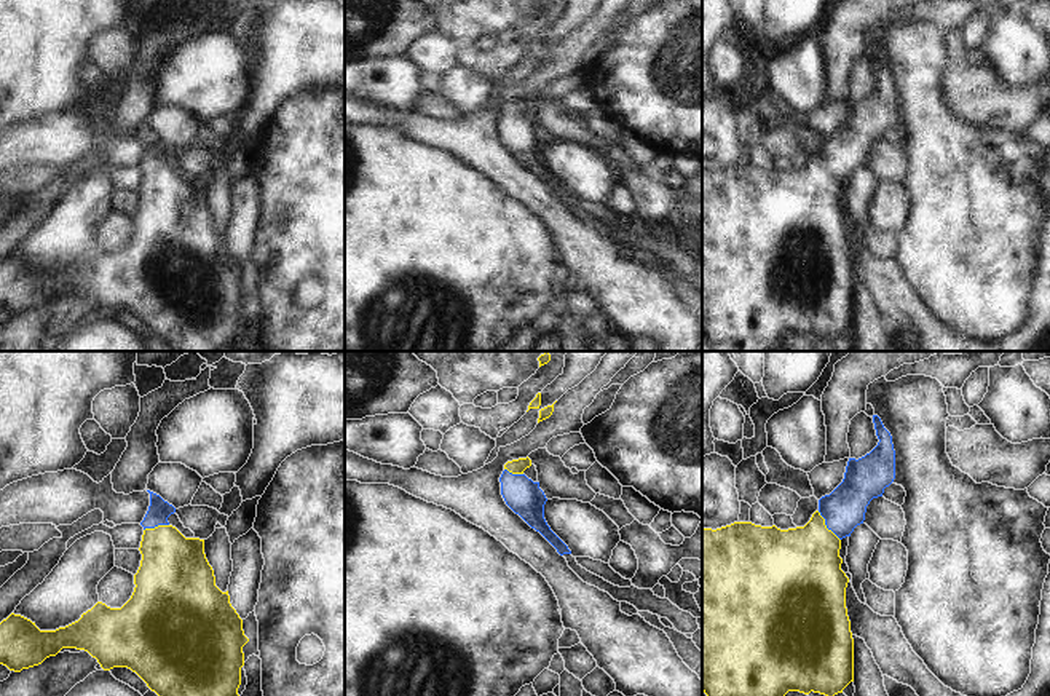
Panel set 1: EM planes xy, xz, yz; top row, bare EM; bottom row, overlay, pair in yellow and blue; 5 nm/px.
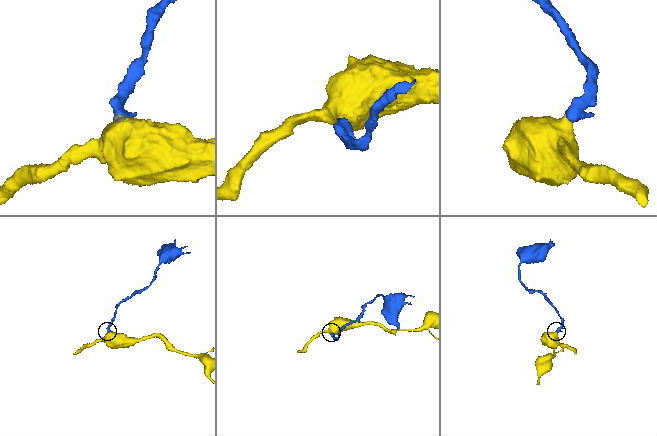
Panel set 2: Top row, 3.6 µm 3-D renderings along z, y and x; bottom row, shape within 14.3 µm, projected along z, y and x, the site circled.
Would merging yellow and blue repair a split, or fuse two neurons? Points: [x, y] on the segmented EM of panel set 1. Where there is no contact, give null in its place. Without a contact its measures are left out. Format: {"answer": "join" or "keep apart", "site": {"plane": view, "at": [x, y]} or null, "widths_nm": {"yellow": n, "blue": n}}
{"answer": "join", "site": {"plane": "yz", "at": [825, 525]}, "widths_nm": {"yellow": 400, "blue": 220}}

